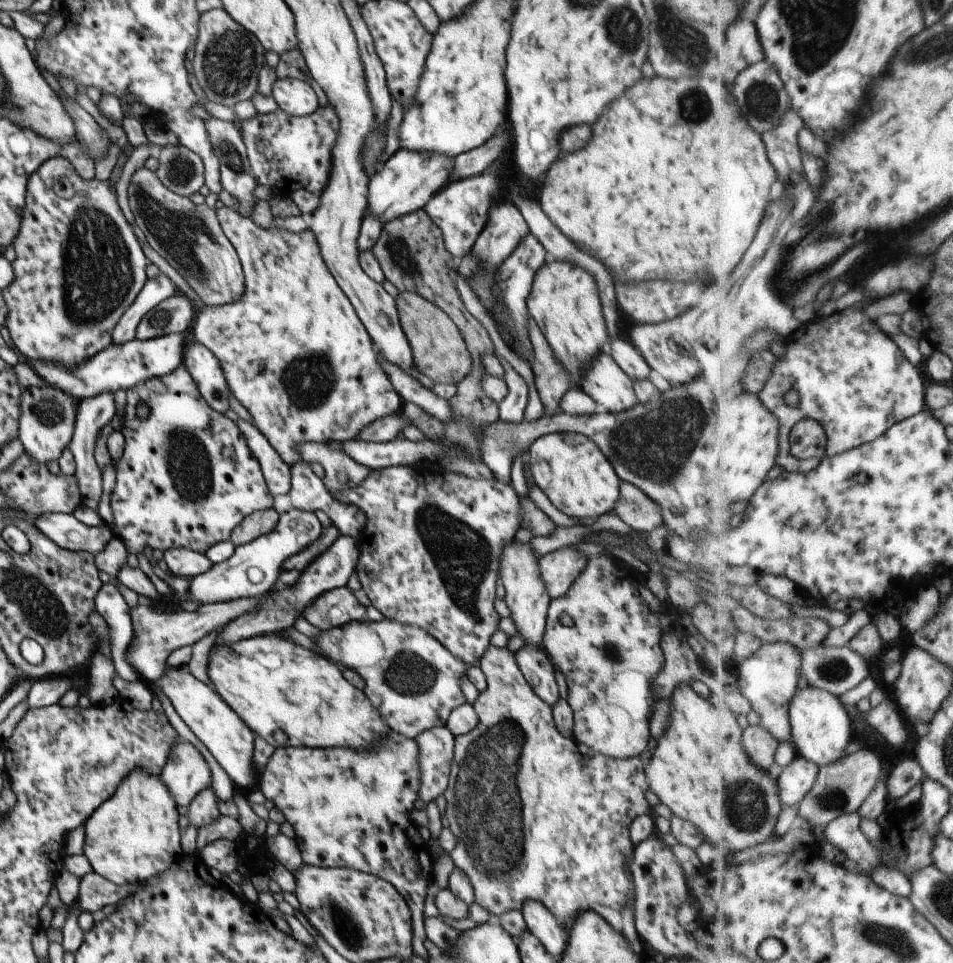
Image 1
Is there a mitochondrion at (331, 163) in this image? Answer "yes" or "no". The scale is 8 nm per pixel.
no

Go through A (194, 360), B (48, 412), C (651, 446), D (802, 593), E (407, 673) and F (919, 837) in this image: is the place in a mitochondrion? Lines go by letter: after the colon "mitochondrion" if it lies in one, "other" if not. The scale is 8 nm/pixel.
A: other
B: mitochondrion
C: mitochondrion
D: other
E: mitochondrion
F: other

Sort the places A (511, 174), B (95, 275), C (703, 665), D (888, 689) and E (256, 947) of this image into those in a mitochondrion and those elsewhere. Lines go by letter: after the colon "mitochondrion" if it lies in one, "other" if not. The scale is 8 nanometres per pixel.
A: other
B: mitochondrion
C: other
D: other
E: other

